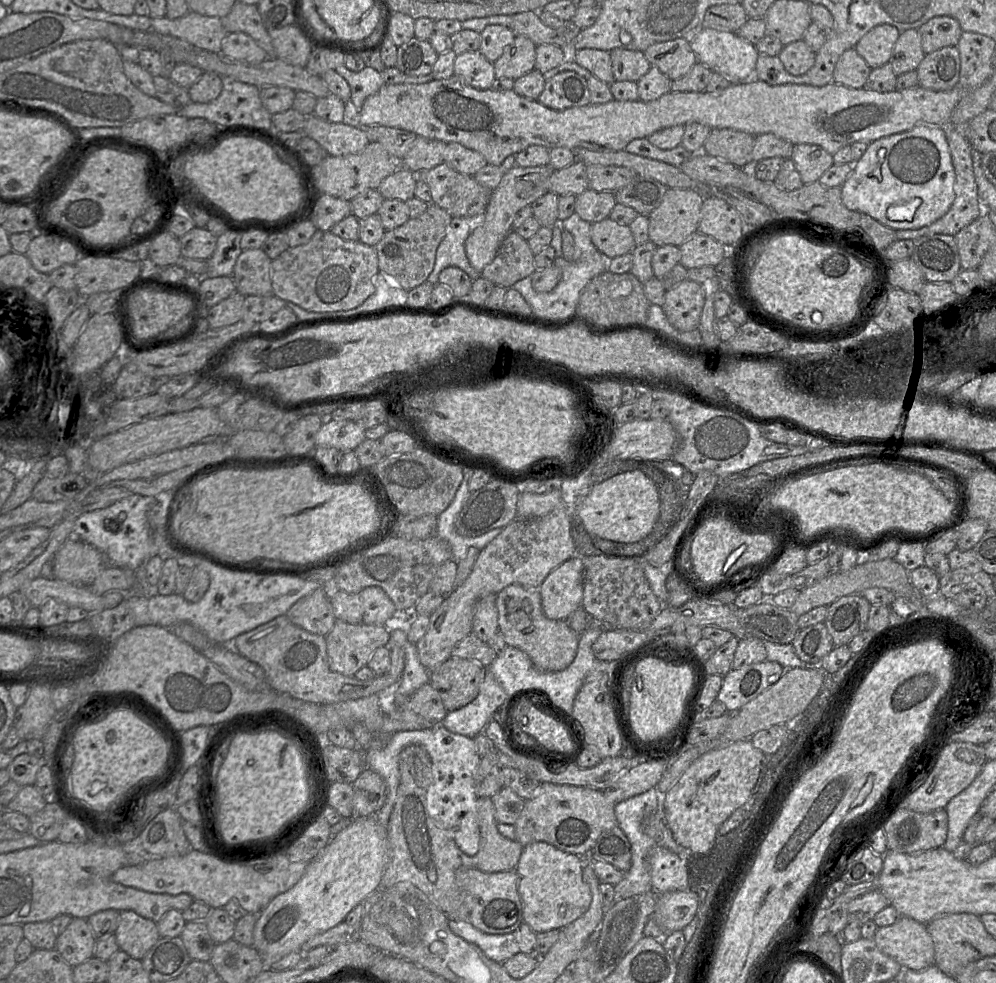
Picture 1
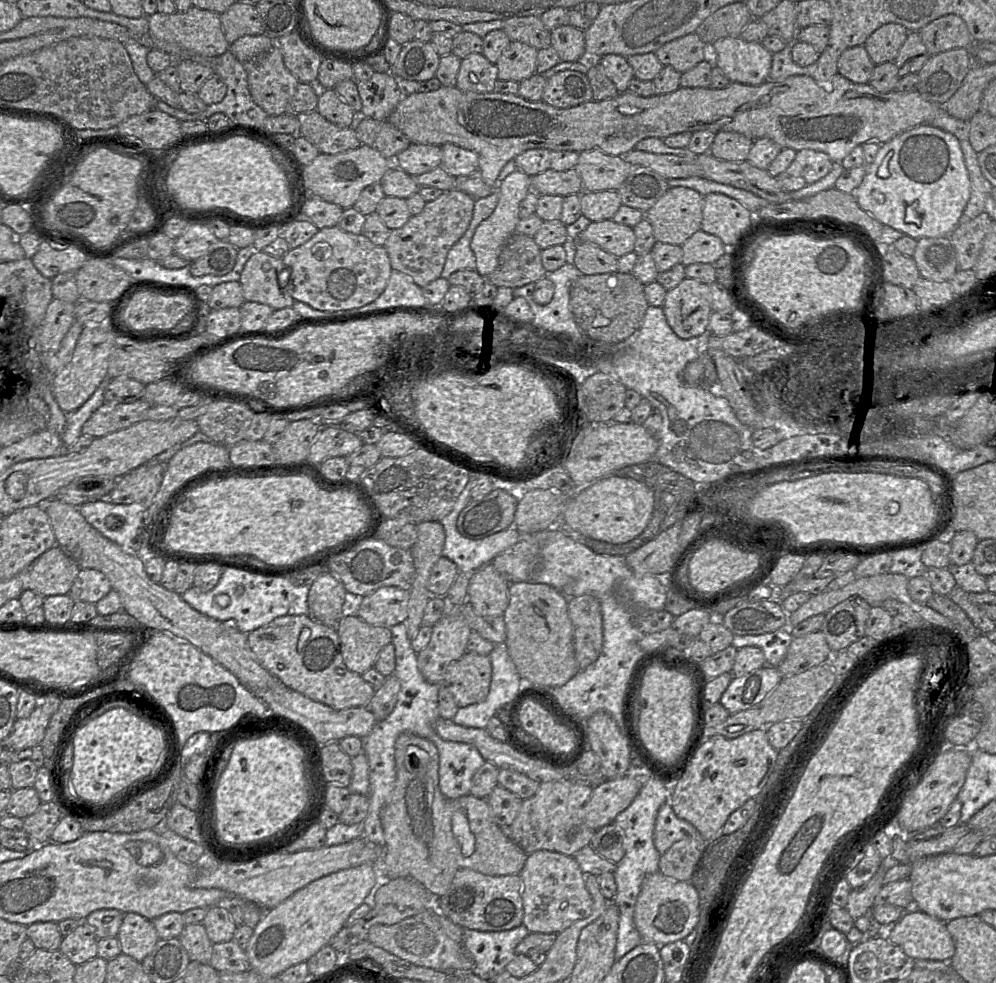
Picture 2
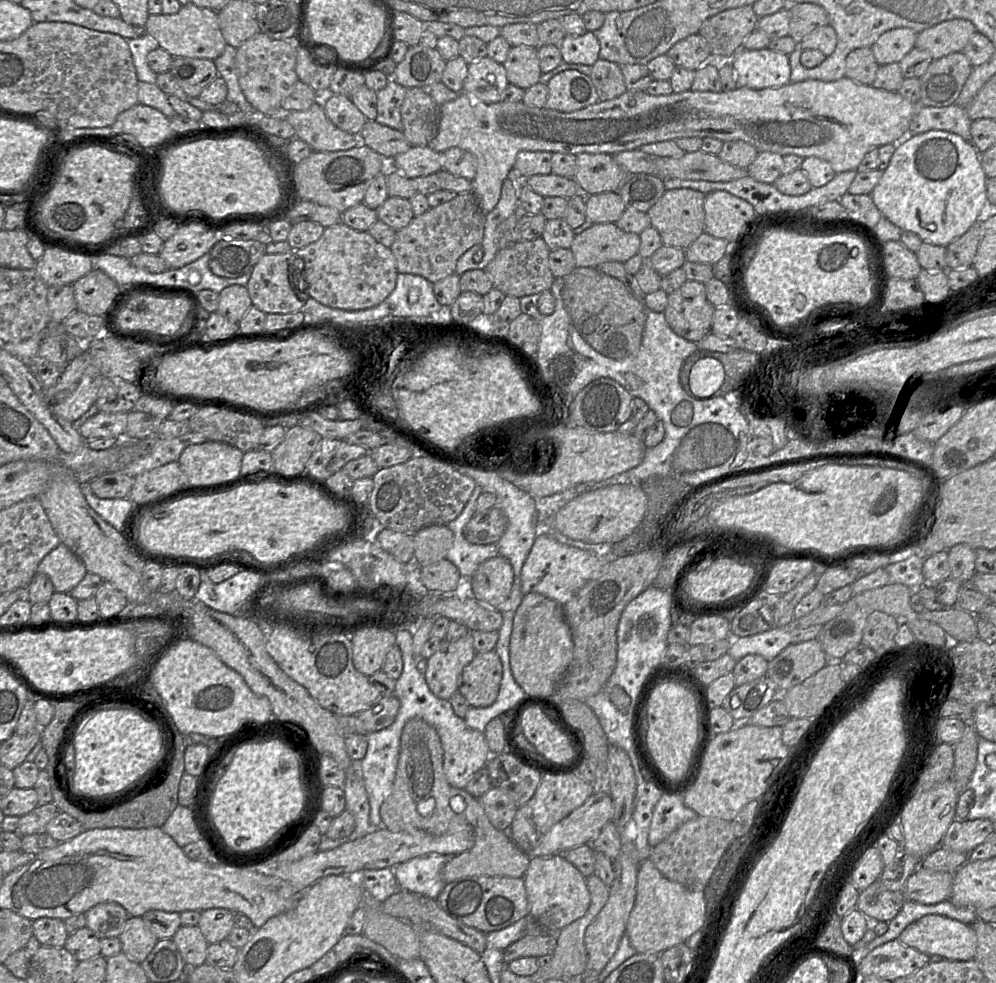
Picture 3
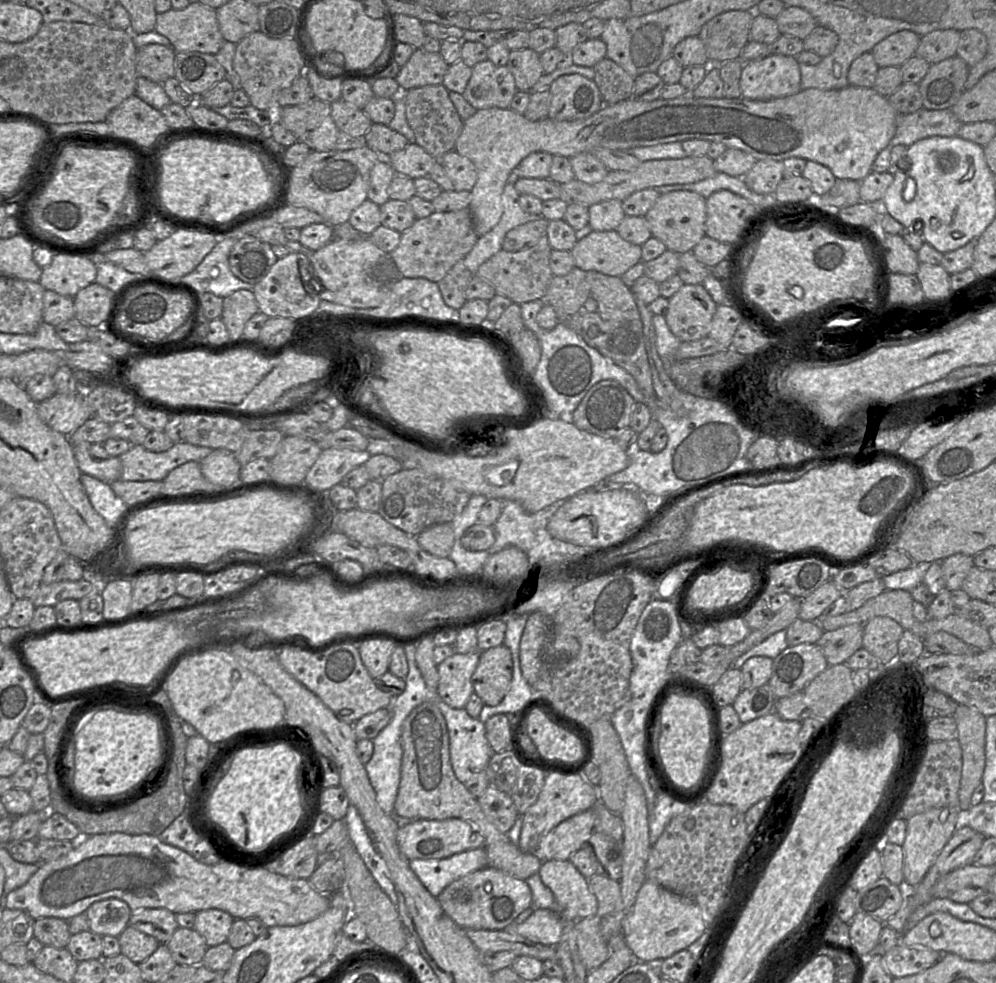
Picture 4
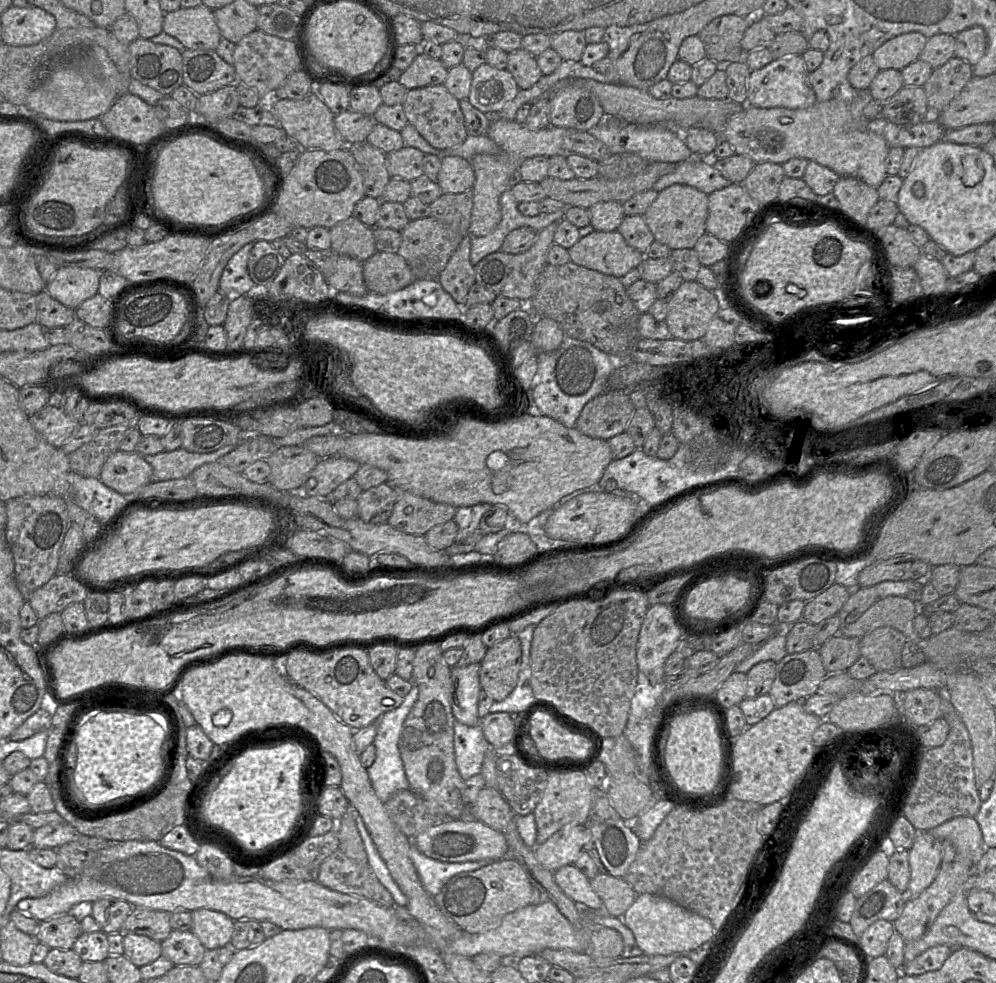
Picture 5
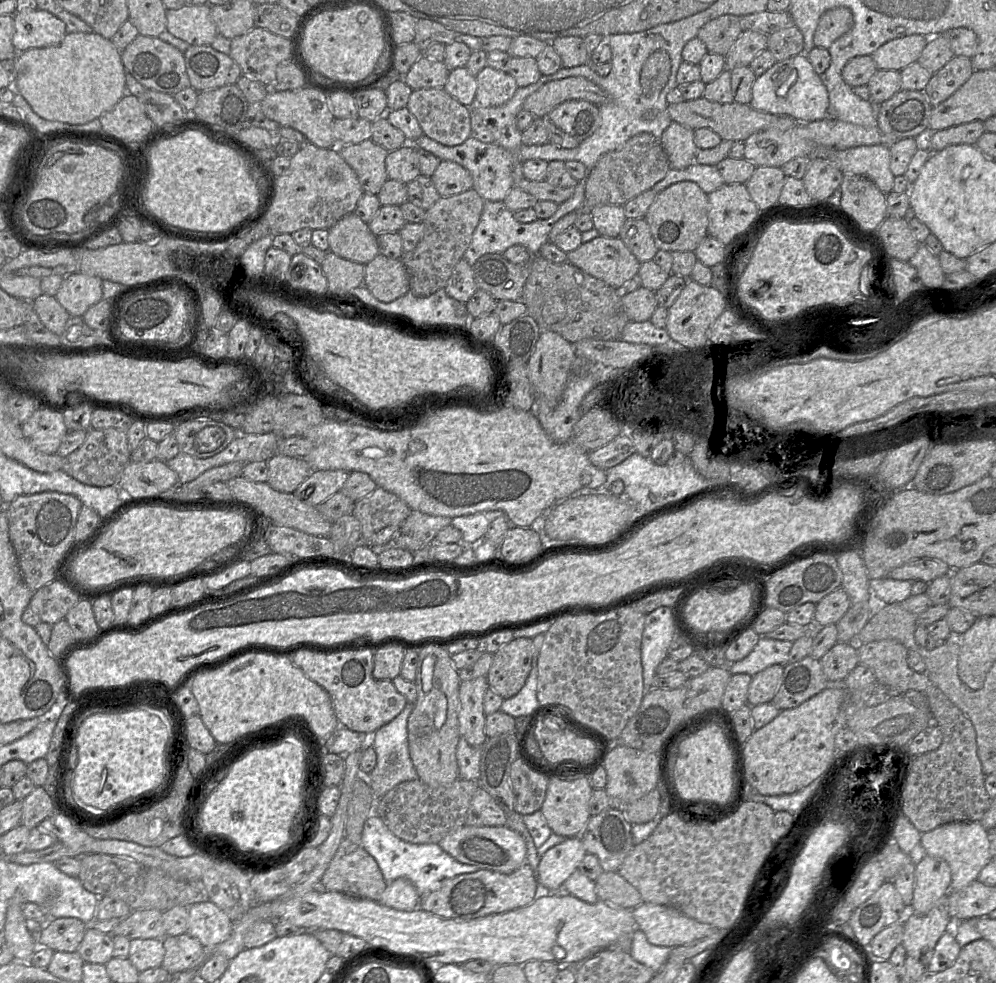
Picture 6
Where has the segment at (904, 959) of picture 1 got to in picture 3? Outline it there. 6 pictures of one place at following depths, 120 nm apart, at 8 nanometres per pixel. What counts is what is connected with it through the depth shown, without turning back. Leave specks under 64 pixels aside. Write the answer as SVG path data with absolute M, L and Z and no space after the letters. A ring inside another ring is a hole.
M925 915L909 924L899 935L898 940L928 956L939 955L954 961L973 960L977 949L977 936L971 925L941 915Z

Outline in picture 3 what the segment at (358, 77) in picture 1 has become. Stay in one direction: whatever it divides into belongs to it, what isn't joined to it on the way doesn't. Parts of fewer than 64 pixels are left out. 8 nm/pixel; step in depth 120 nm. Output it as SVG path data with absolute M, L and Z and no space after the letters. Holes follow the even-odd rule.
M390 79L385 88L376 92L377 117L375 121L402 130L401 106L406 93L407 88Z

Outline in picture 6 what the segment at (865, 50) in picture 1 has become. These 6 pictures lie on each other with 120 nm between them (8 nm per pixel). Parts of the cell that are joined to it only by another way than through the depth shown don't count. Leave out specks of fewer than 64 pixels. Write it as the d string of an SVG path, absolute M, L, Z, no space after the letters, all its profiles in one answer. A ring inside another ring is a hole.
M913 34L894 39L879 47L871 57L878 70L901 71L918 61L930 38Z

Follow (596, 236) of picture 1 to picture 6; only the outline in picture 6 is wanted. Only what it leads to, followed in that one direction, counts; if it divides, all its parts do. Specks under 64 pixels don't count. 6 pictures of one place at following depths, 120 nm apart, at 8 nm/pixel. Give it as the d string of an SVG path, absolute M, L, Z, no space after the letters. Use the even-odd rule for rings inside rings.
M602 235L568 252L567 262L619 290L638 274L641 264L620 237Z

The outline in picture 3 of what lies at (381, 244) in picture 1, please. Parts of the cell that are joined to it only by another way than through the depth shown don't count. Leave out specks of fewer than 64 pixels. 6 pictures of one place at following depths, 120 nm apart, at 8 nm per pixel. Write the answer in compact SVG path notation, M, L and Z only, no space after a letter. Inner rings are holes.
M473 192L456 194L450 201L430 208L422 215L414 216L407 226L396 231L394 242L390 247L398 273L421 276L432 284L455 273L458 259L482 241L484 225L485 214Z

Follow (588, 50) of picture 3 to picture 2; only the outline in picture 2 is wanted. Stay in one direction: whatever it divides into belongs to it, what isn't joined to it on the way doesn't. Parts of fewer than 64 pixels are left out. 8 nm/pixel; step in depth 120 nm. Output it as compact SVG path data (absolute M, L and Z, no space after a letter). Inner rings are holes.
M563 25L551 32L551 46L557 51L561 61L574 62L585 59L584 31L571 25Z

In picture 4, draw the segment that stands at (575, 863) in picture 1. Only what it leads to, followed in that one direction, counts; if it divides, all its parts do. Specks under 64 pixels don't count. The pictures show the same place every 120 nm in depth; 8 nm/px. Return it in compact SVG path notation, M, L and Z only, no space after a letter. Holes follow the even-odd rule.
M569 860L542 861L538 874L545 886L552 891L558 904L558 915L564 922L575 922L597 913L598 901L587 878Z

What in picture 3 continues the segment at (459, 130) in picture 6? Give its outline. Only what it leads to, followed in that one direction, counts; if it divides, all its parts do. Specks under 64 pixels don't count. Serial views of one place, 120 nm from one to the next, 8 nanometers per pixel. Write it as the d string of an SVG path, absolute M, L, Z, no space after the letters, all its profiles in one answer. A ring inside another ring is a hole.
M420 87L407 89L401 106L402 131L412 146L427 146L438 129L439 106Z

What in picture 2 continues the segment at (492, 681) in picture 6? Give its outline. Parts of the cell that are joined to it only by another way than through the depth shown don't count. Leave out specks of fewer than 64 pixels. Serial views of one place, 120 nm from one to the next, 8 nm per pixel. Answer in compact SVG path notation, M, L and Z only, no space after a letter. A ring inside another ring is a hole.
M465 653L459 660L450 664L440 687L445 687L453 695L459 708L484 701L490 690L492 665L489 656Z

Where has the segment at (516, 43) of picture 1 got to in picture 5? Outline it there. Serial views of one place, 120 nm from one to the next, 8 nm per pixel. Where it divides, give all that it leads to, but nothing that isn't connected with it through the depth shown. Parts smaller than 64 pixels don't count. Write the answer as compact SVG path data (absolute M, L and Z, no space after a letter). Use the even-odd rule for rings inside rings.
M522 48L508 54L507 70L523 90L534 86L543 75L537 57Z

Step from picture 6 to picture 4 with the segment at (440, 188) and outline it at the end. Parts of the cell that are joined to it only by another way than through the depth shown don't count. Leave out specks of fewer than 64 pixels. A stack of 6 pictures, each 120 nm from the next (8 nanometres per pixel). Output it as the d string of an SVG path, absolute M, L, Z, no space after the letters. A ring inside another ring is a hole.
M450 151L439 160L441 166L451 180L454 191L471 191L477 180L477 173L472 162L458 154Z

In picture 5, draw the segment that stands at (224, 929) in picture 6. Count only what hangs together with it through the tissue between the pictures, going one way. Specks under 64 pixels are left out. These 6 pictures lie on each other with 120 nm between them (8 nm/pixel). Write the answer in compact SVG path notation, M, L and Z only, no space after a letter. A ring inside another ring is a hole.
M200 908L192 913L193 932L207 950L230 944L234 930L234 920L226 914L208 908Z

